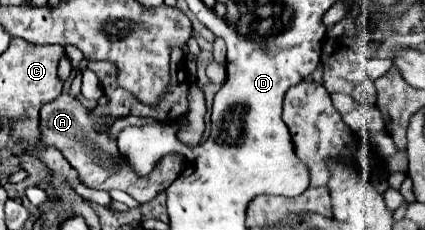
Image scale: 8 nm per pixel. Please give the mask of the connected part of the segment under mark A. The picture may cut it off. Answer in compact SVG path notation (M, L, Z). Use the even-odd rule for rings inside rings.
M61 93L57 99L43 105L39 113L39 141L47 141L47 145L53 145L59 149L65 159L77 169L79 179L93 189L121 189L129 193L137 201L151 201L157 193L165 191L181 173L181 157L171 153L165 155L159 165L153 169L147 177L137 177L131 167L125 163L125 159L117 151L117 143L107 137L107 133L95 133L93 121L89 119L89 109L85 109L77 99L69 97L67 93Z

